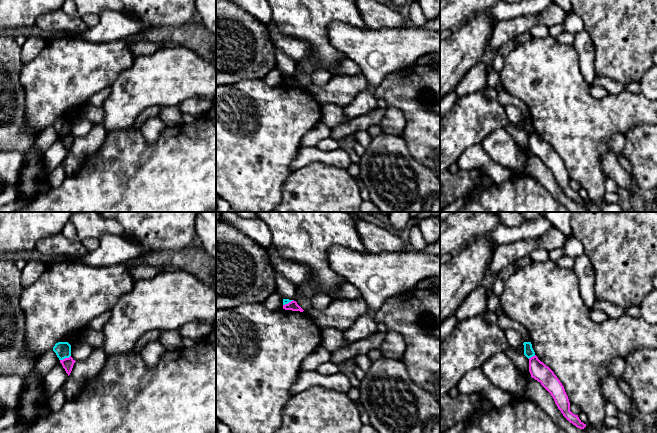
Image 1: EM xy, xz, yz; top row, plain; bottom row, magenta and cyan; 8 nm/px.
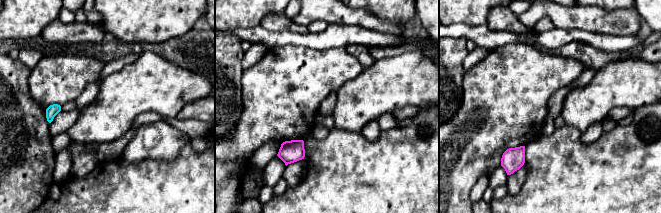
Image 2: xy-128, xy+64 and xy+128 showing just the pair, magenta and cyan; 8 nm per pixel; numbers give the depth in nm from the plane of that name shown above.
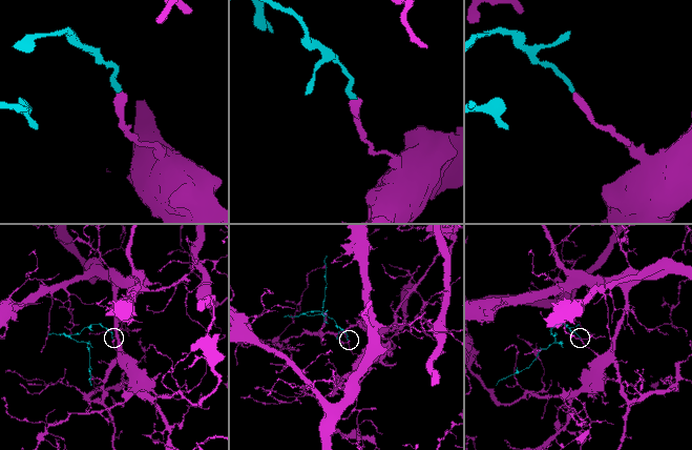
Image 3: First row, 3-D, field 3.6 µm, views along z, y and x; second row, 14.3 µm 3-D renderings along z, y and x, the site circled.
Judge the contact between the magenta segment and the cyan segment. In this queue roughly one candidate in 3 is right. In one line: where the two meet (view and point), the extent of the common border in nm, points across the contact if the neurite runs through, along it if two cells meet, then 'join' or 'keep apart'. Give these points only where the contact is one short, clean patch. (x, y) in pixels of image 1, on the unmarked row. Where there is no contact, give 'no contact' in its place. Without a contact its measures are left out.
meets magenta in xy at (65, 134); contact 100 nm long; border along xy (70, 131), (60, 136); keep apart

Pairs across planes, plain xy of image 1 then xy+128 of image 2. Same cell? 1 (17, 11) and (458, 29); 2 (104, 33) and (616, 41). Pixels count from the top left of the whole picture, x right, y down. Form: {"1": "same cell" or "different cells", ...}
{"1": "different cells", "2": "same cell"}

